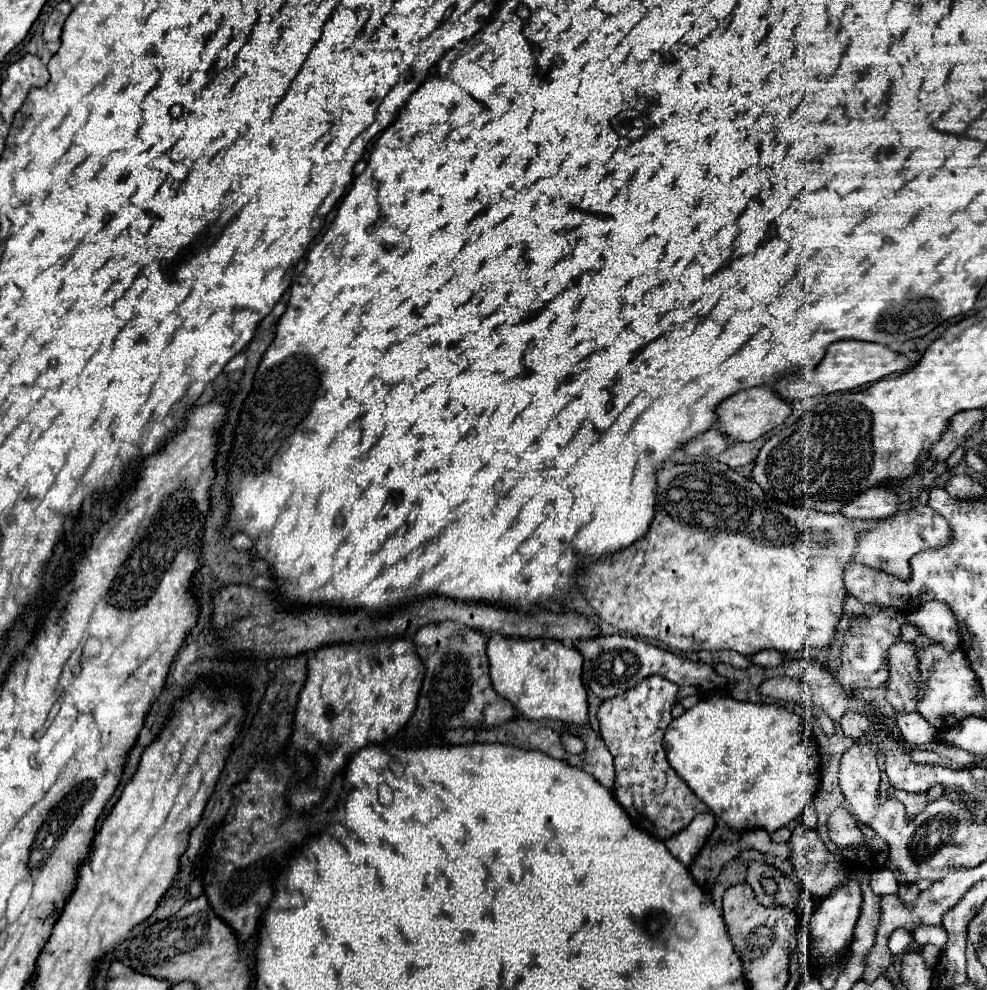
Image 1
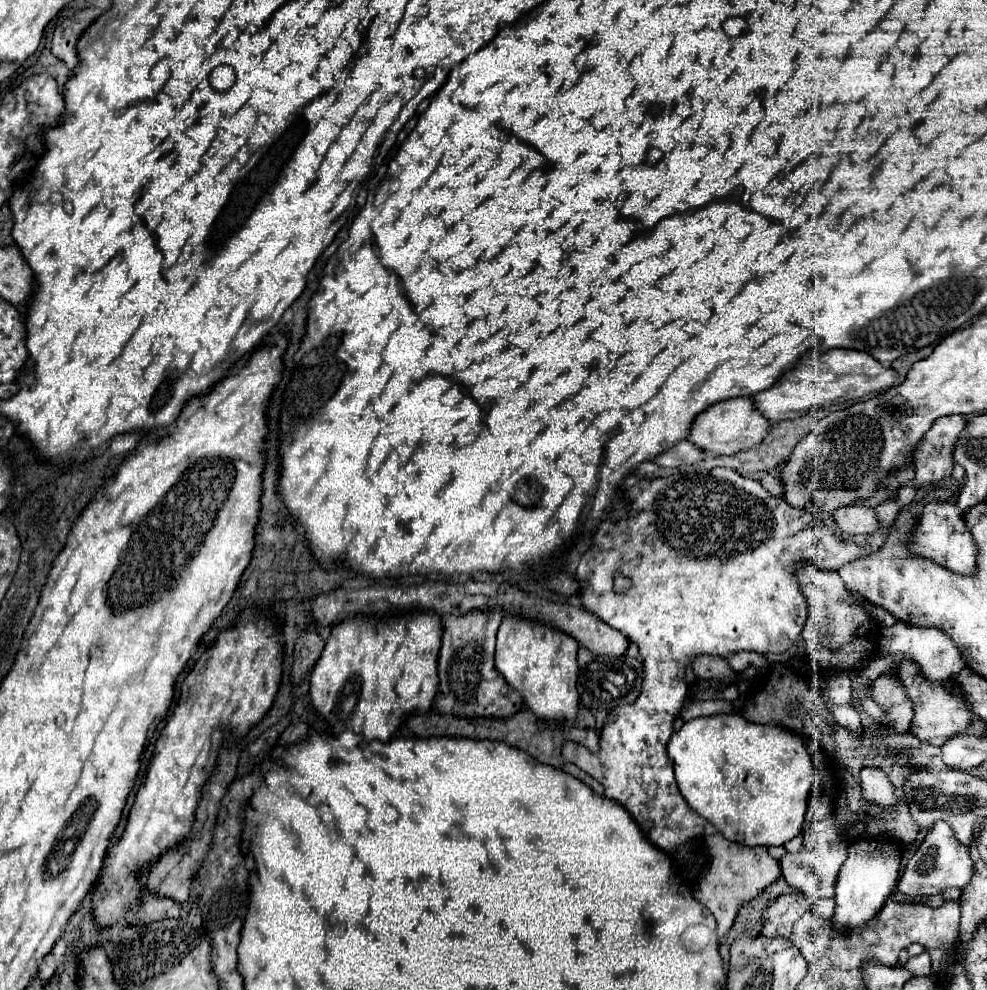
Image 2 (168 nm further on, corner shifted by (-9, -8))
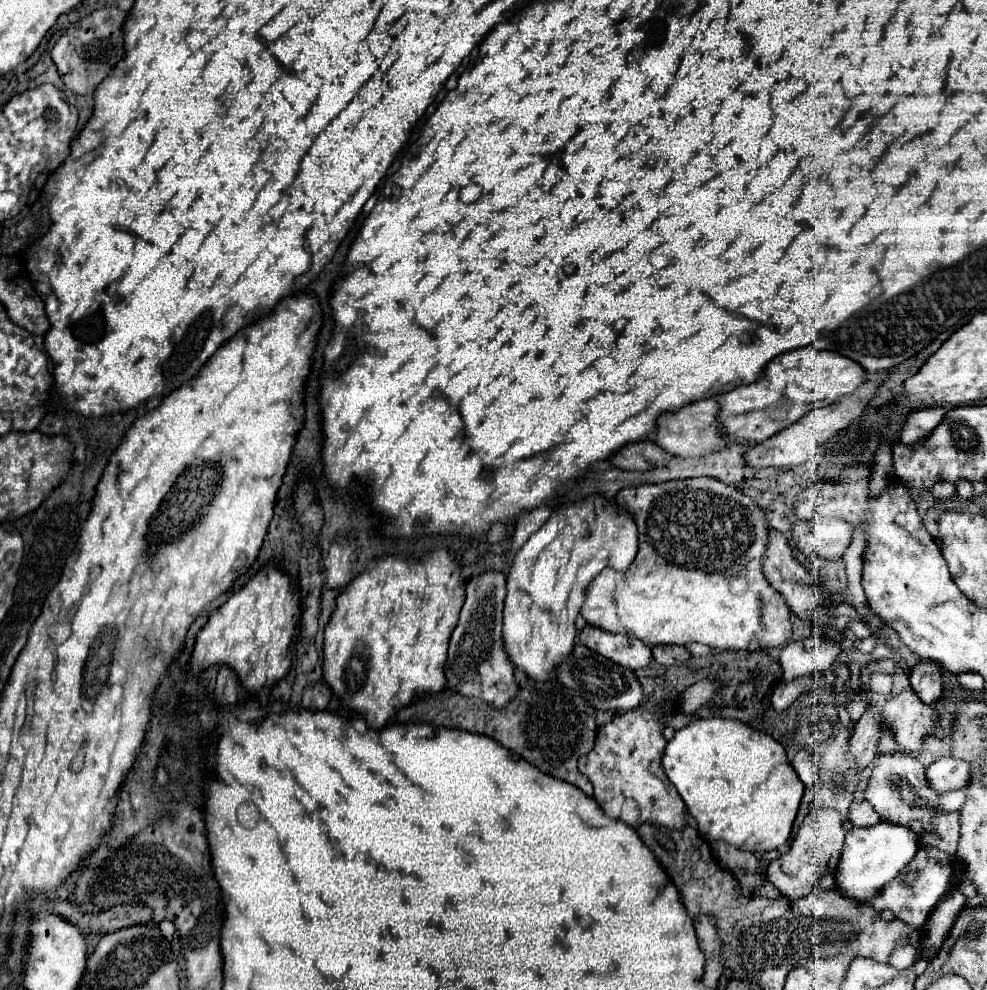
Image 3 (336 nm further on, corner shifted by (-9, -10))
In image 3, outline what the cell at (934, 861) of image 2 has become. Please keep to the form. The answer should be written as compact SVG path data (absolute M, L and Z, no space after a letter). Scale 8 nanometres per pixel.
M919 854L915 862L911 862L909 868L905 868L891 882L887 882L887 886L883 886L883 890L869 904L875 912L891 910L893 916L903 920L905 924L921 928L927 922L929 912L933 912L937 902L943 900L943 896L951 890L951 878L953 878L951 864L939 864L937 860Z

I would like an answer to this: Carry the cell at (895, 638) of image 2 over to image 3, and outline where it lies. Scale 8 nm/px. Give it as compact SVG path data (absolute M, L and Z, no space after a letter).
M921 662L911 668L911 688L925 704L935 704L943 694L943 674L937 662Z

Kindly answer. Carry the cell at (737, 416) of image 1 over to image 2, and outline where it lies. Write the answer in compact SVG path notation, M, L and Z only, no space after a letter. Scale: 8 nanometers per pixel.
M731 398L723 400L721 404L713 404L705 412L701 412L691 426L689 440L711 454L737 454L741 450L751 450L759 446L771 432L771 426L773 424L765 416L761 416L751 398Z

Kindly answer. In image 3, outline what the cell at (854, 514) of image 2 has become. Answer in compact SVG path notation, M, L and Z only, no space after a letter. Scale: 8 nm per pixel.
M837 518L801 520L793 524L793 542L808 558L839 560L851 542L853 526Z

